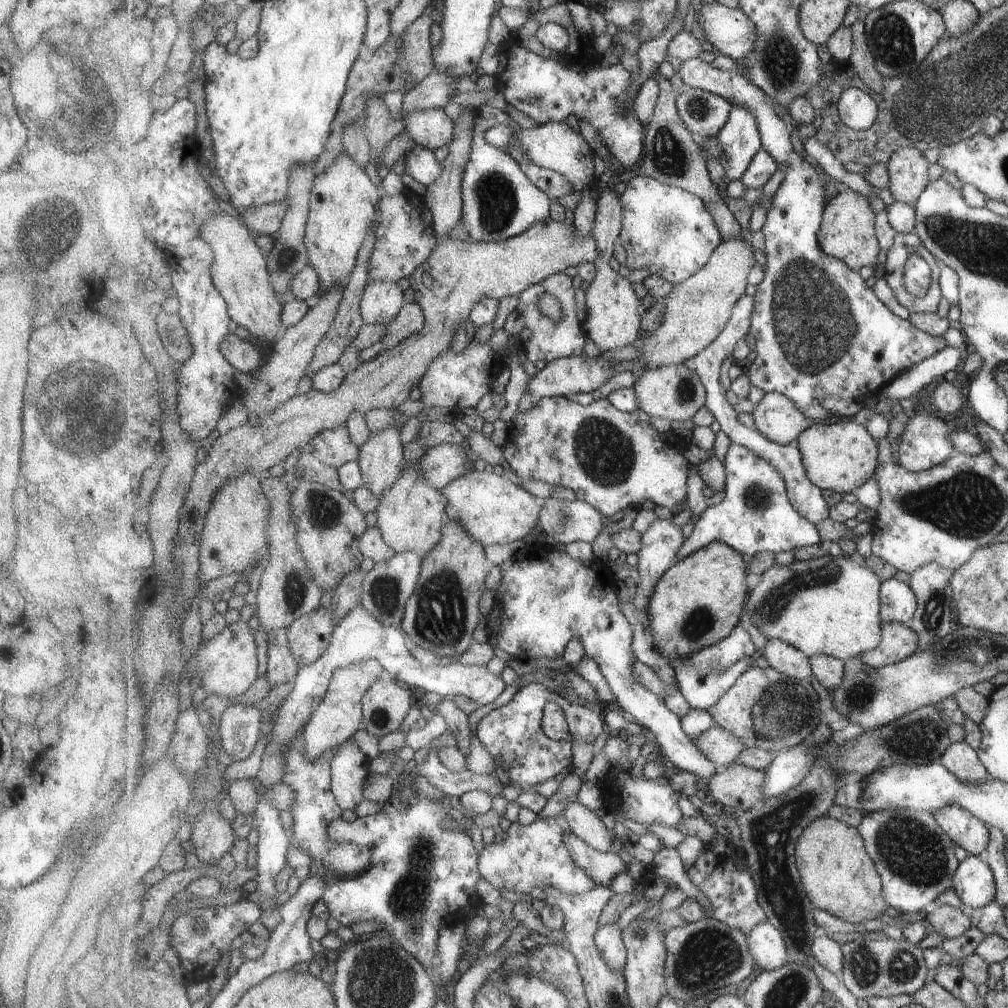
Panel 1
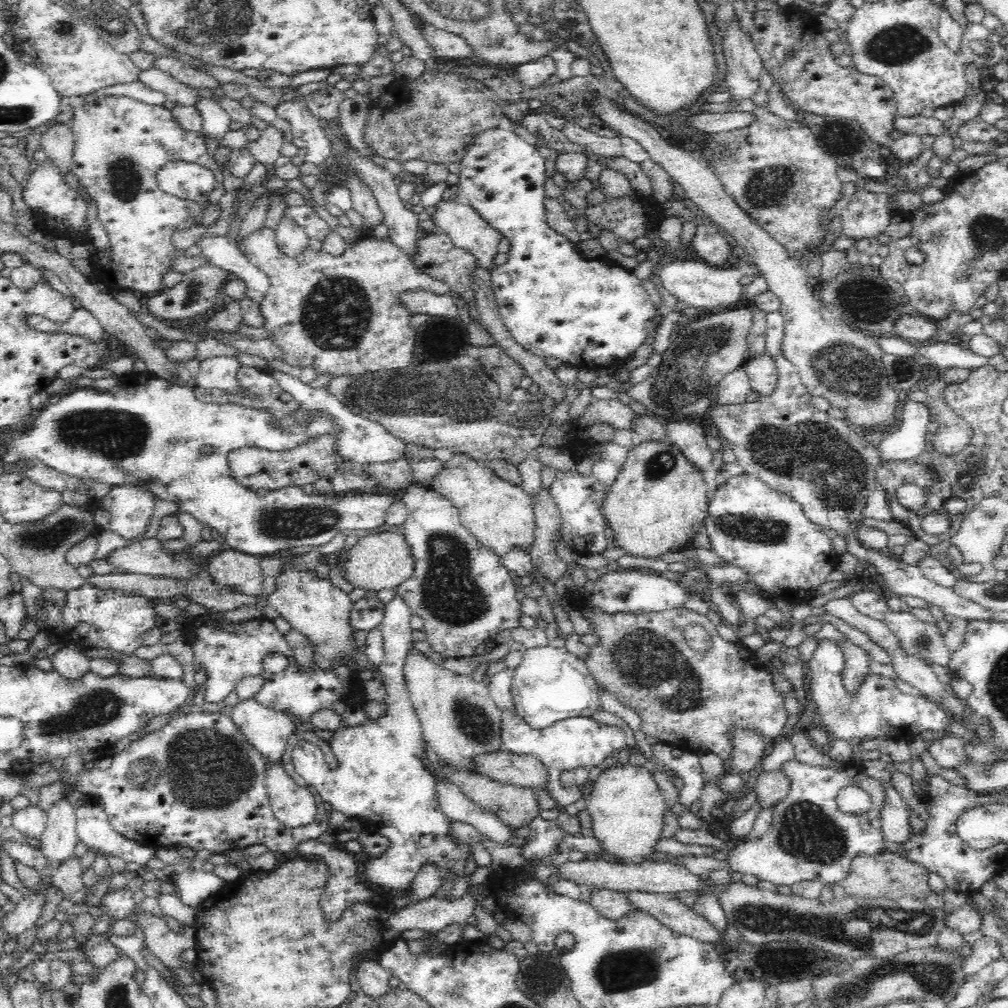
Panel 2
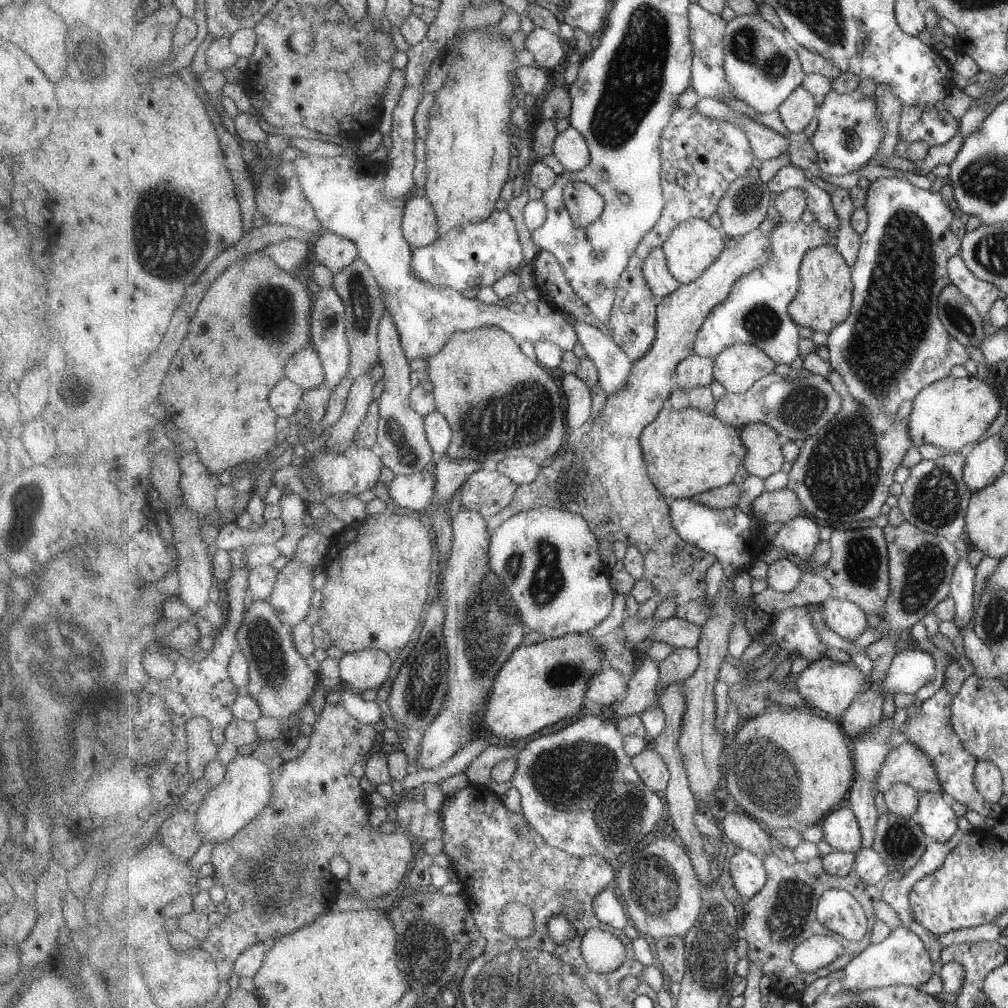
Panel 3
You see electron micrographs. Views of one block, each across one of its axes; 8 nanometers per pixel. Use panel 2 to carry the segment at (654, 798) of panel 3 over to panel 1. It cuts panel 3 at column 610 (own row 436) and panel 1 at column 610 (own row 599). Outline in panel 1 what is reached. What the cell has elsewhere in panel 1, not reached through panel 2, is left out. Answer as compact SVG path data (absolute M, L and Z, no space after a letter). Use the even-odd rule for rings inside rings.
M617 920L601 926L595 936L595 944L597 944L601 956L605 958L607 966L625 974L628 952L624 936L621 934L621 922Z

